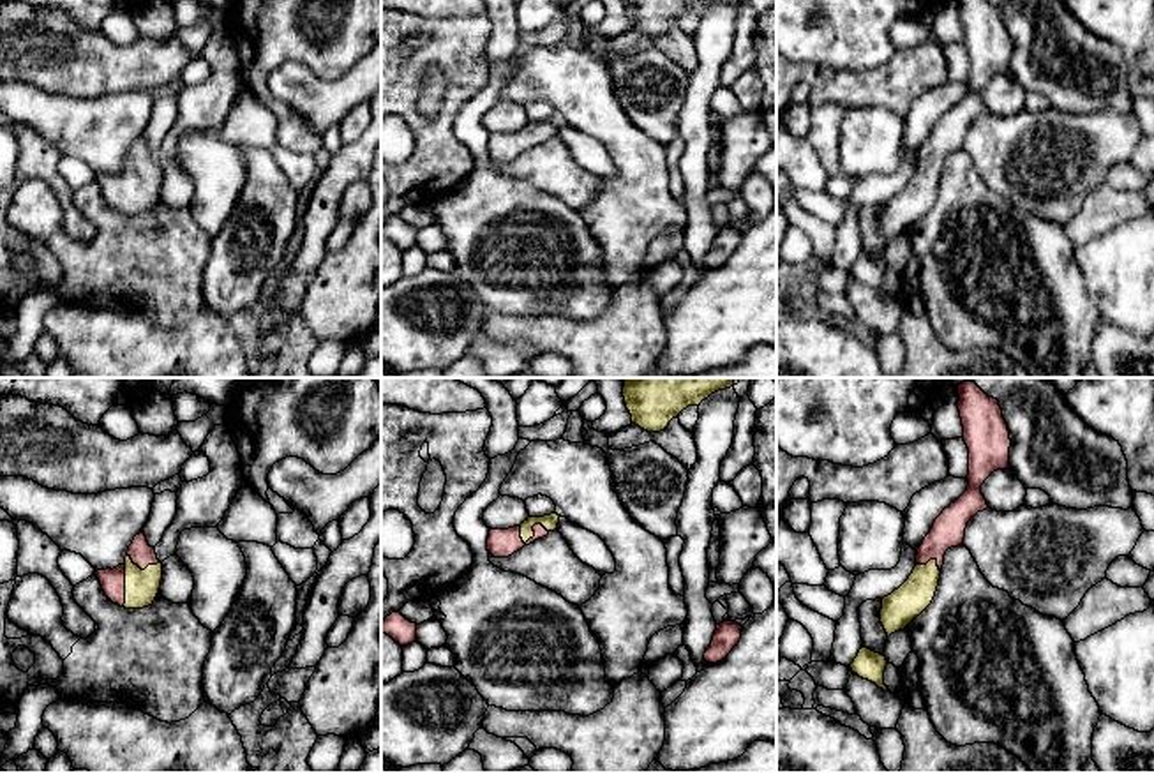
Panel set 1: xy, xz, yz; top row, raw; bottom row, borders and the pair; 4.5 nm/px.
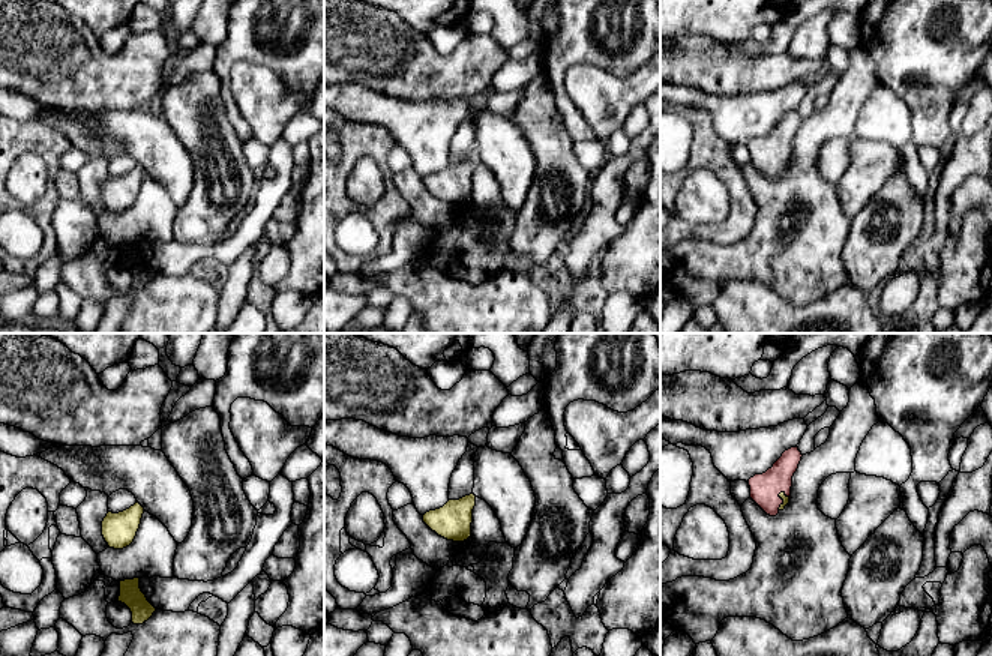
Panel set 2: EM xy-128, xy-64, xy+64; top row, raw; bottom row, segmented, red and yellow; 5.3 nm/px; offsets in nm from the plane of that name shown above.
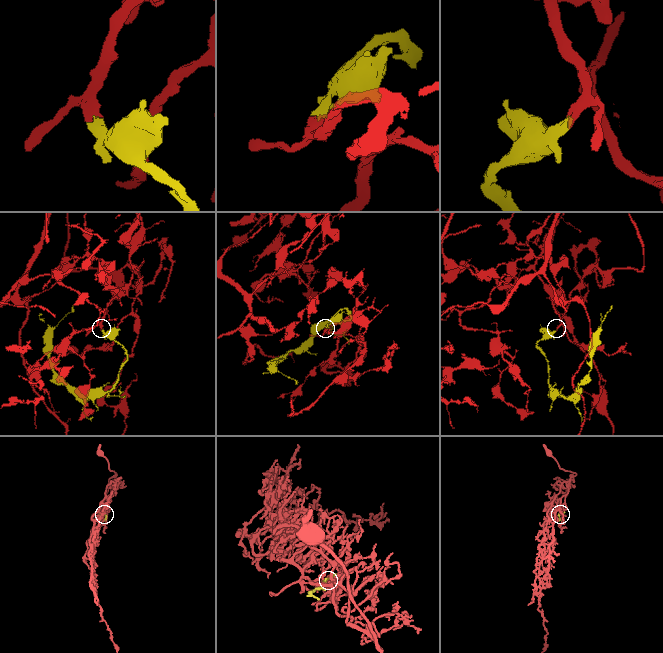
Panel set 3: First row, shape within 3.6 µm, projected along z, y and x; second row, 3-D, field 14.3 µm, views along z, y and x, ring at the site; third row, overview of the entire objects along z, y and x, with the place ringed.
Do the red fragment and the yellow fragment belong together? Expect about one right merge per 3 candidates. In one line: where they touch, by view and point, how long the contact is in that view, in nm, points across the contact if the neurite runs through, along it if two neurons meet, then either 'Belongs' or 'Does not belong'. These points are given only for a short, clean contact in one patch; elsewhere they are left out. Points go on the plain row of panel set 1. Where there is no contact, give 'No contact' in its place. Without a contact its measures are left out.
Touches red at xz (533, 135). Shared border 140 nm. Path across: xz (502, 147), (524, 147), (533, 135), (549, 127). Belongs

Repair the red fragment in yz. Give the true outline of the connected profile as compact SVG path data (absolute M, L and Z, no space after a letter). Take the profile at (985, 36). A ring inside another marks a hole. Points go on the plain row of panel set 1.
M960 0L958 16L969 53L969 90L935 124L918 154L909 184L882 203L880 228L888 242L907 233L932 208L946 155L963 150L967 127L988 113L981 90L993 76L1009 72L1011 44L999 5L988 0Z

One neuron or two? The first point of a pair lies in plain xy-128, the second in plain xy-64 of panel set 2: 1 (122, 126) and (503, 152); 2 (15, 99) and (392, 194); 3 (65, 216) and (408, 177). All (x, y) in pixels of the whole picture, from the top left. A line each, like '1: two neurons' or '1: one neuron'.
1: one neuron
2: two neurons
3: two neurons

